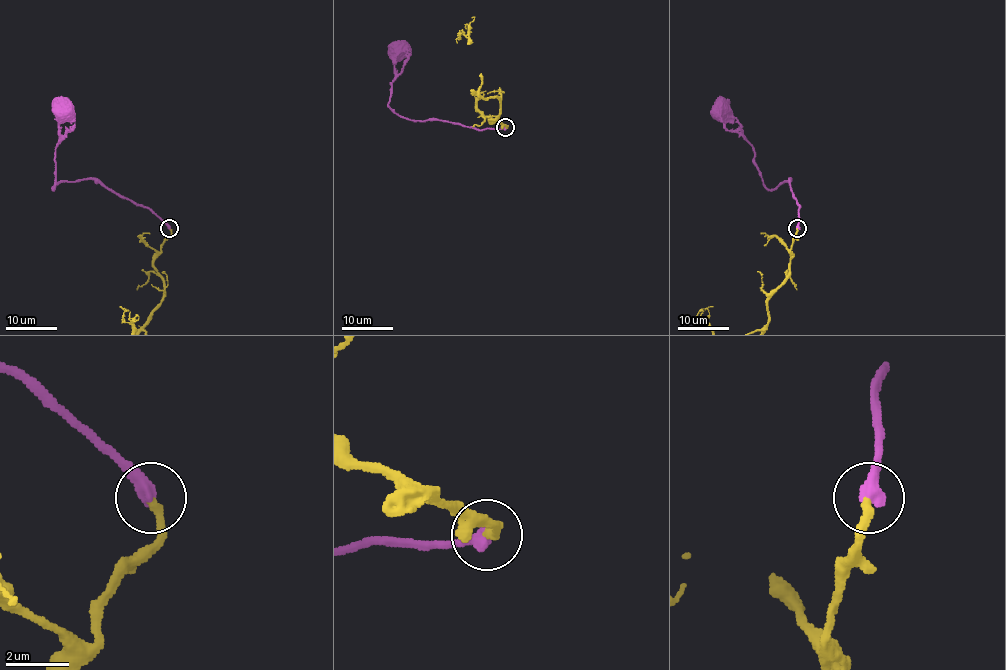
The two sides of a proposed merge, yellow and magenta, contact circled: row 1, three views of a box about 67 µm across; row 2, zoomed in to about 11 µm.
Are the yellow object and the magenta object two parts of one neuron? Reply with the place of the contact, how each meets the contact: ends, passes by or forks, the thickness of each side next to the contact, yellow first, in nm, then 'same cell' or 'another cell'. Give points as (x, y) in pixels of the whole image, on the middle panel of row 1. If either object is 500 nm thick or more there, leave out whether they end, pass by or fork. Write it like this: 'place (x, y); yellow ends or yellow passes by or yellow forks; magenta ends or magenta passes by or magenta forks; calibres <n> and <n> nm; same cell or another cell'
place (505, 127); yellow ends; magenta ends; calibres 280 and 480 nm; same cell

